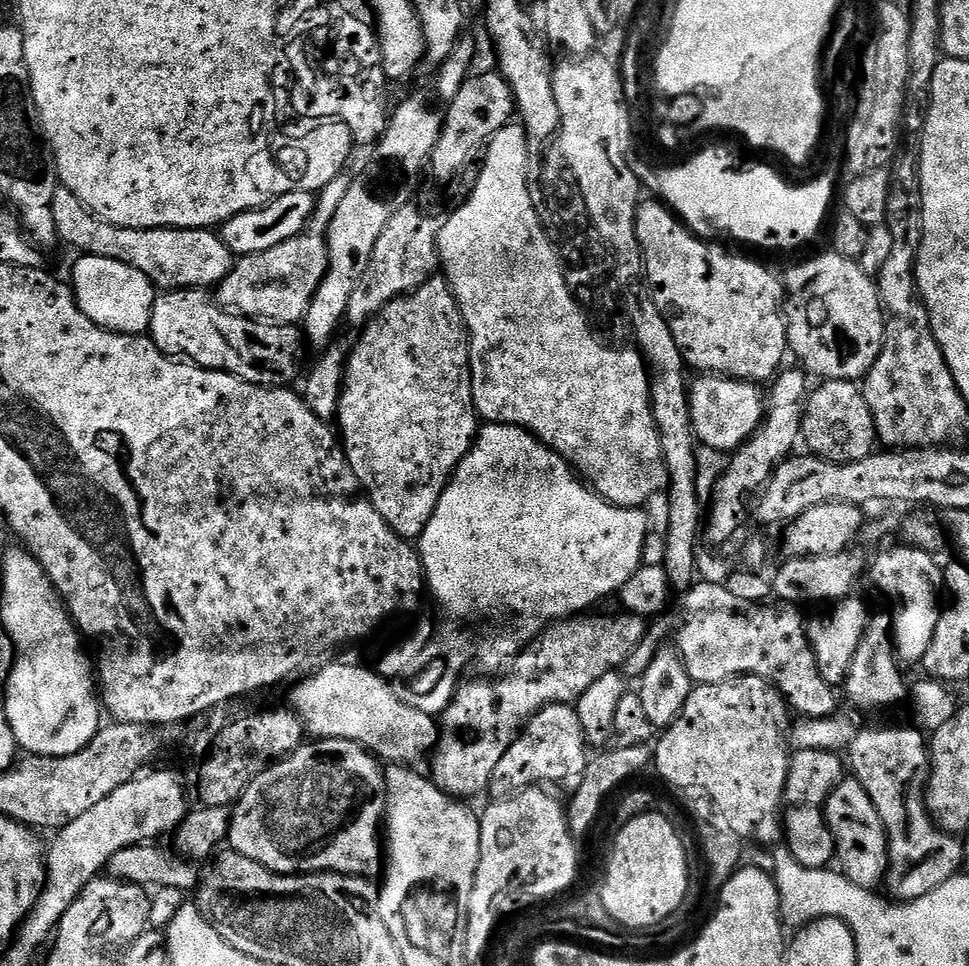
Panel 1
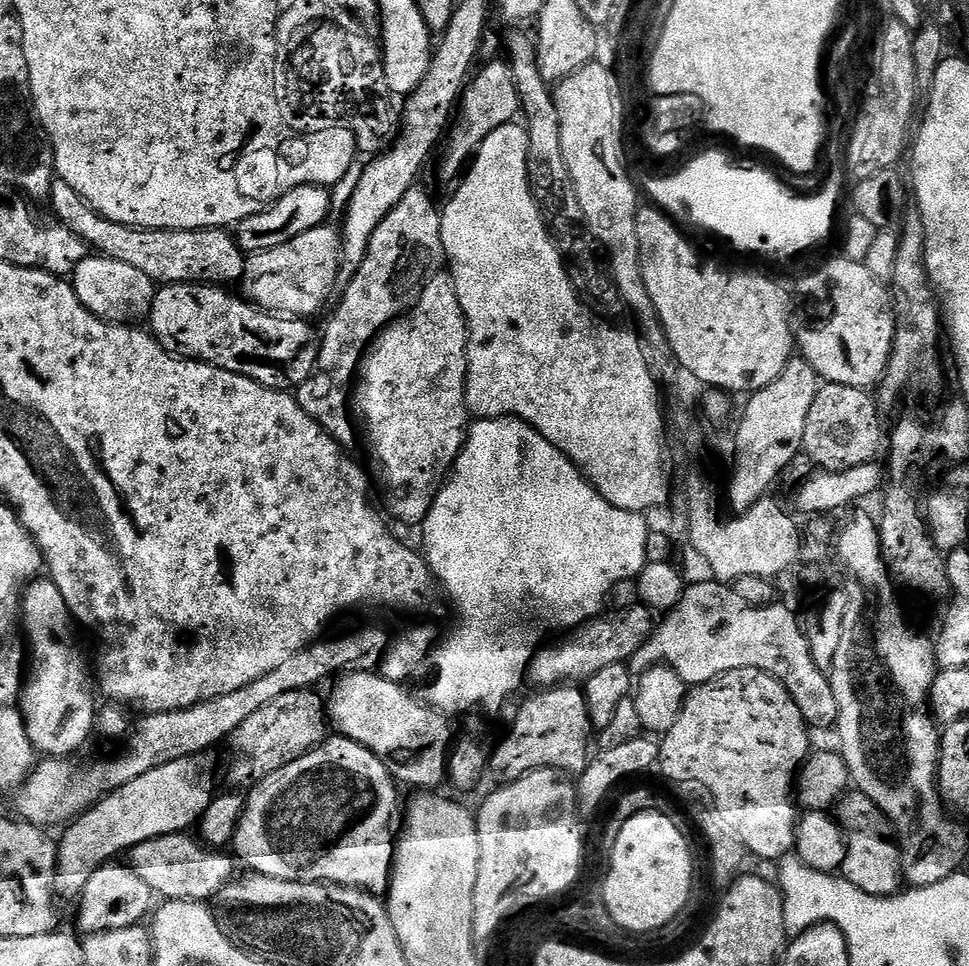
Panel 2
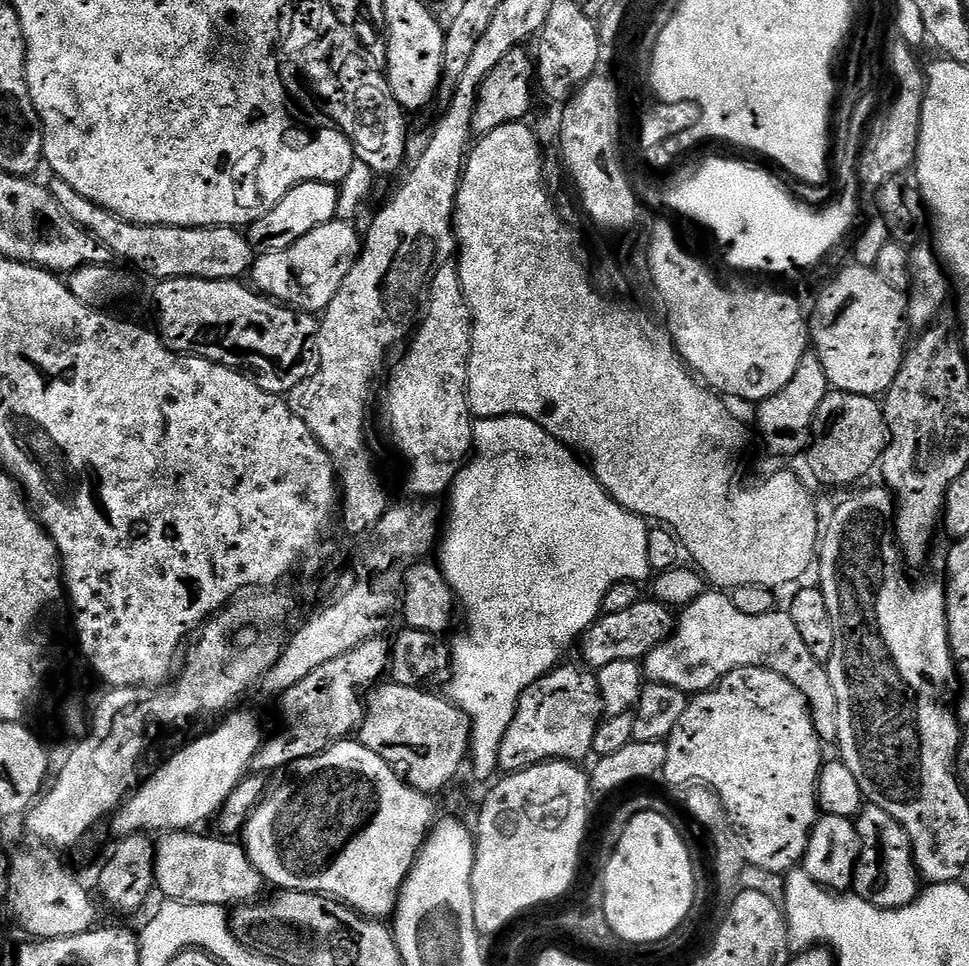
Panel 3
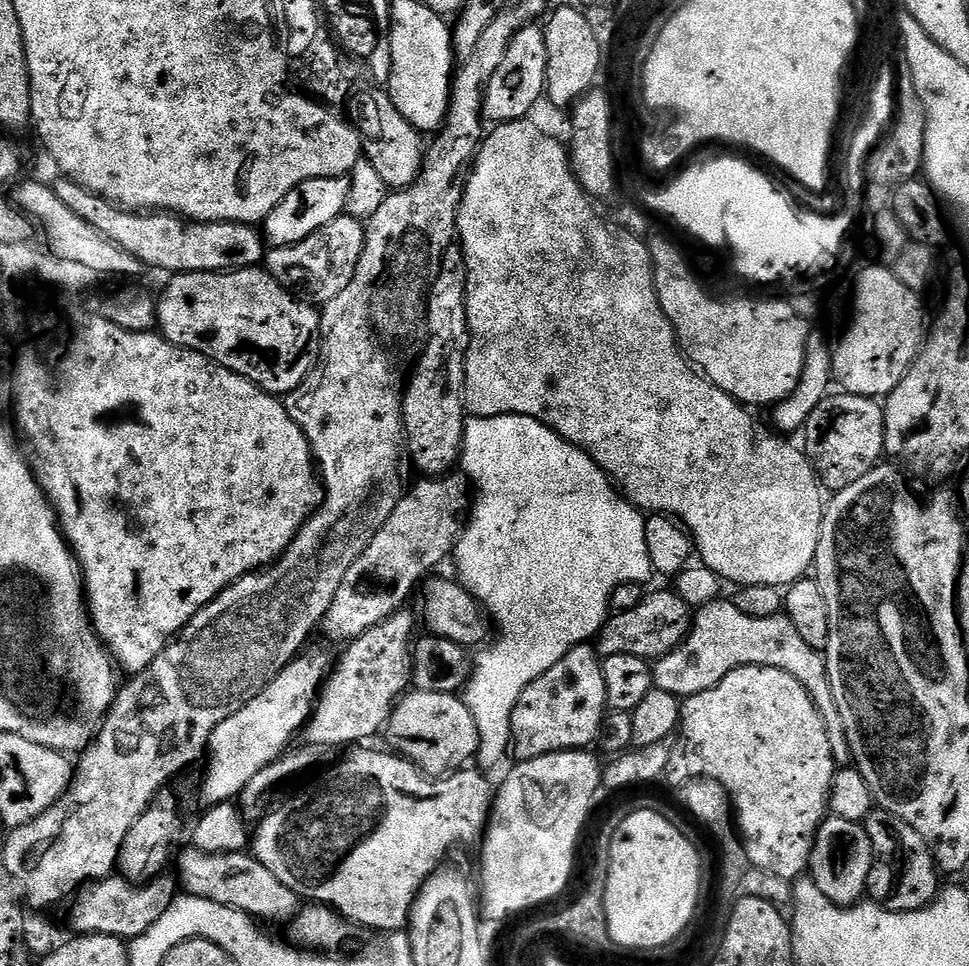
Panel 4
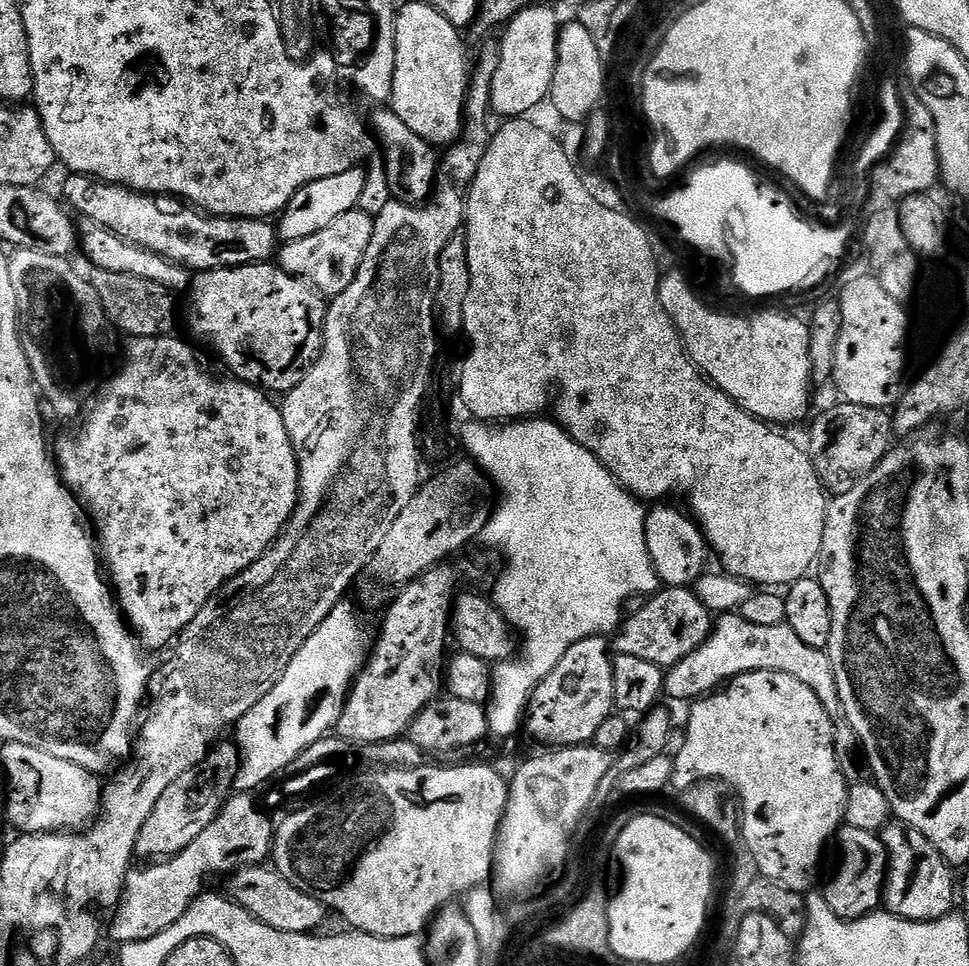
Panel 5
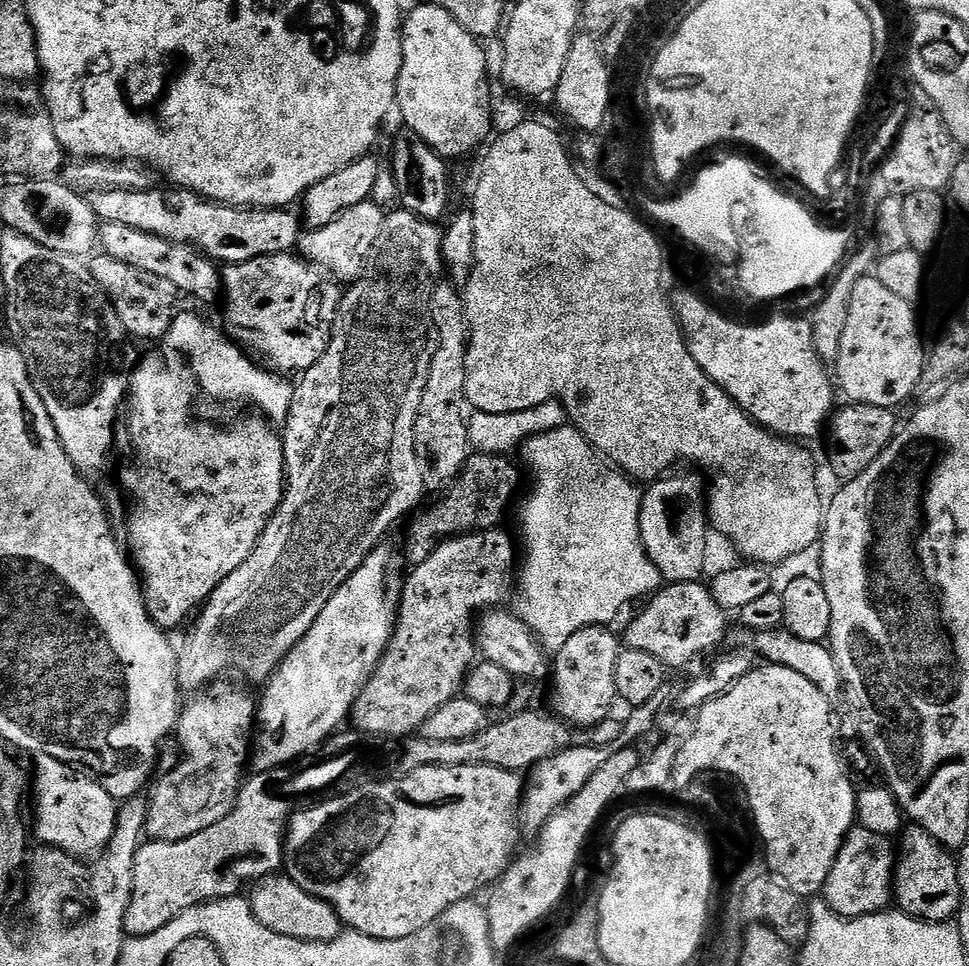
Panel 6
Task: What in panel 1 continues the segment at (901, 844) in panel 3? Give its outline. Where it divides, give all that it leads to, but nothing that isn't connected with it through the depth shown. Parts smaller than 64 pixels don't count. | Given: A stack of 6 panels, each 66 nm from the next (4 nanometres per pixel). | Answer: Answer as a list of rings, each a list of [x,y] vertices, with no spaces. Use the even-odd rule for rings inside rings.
[[[855,778],[845,779],[828,797],[822,811],[828,817],[828,829],[836,843],[836,856],[844,876],[863,888],[879,889],[888,875],[888,836],[870,794],[866,794],[866,786]]]

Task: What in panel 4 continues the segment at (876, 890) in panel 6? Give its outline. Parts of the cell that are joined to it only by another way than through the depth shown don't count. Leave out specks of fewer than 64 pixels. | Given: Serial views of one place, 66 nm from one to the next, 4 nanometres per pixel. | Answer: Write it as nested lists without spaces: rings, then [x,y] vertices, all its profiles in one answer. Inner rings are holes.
[[[829,815],[821,822],[810,854],[808,872],[830,902],[840,908],[851,908],[865,899],[868,890],[870,849],[863,823],[844,816]]]

